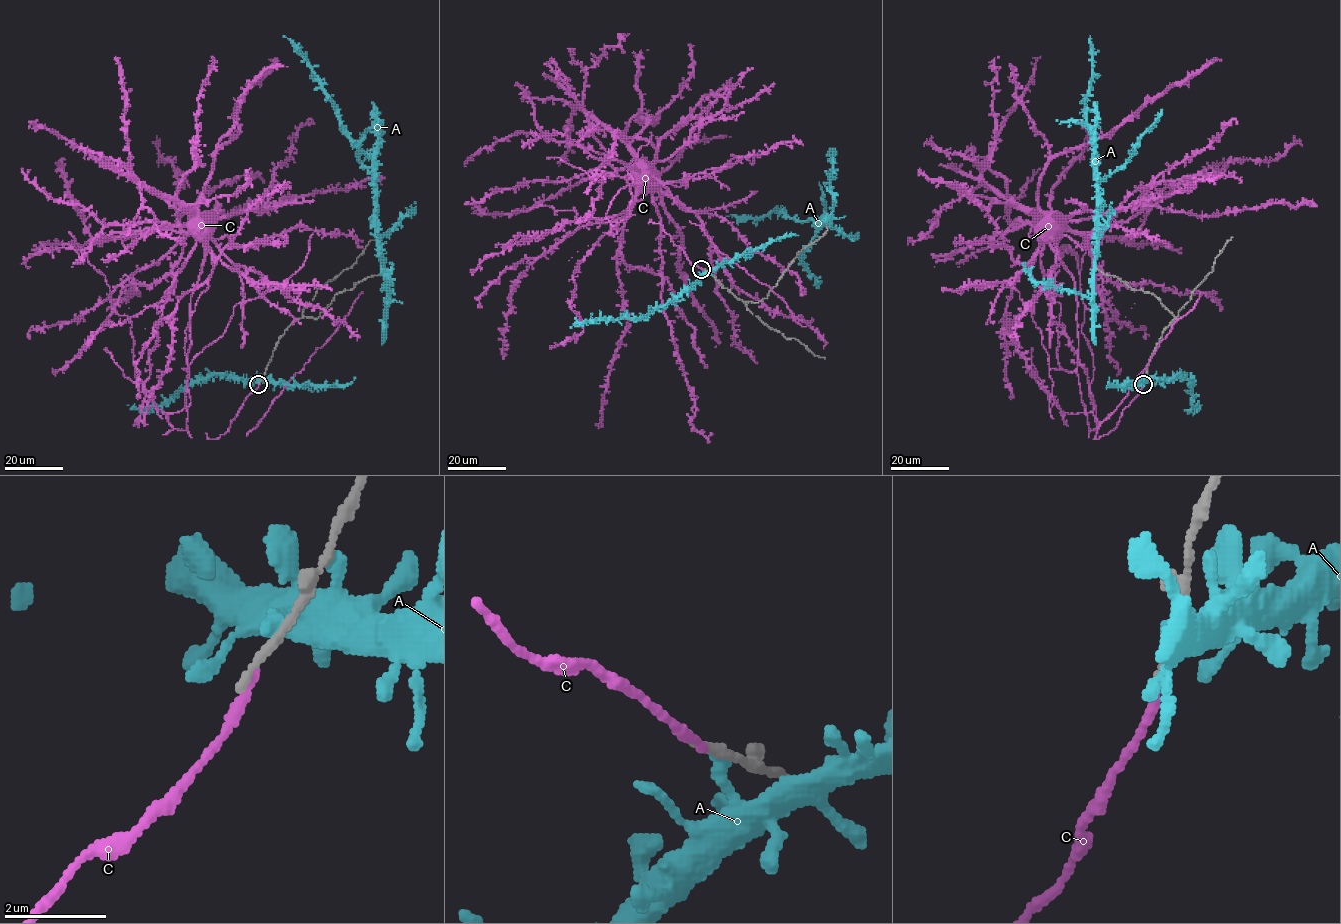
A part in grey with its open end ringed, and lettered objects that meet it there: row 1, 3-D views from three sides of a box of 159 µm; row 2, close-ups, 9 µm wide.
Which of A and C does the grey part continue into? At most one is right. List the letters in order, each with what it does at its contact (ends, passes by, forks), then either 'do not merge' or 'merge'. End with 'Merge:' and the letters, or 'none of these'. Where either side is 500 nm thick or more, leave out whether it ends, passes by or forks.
A: it ends; do not merge
C: it ends; do not merge
Merge: none of these

